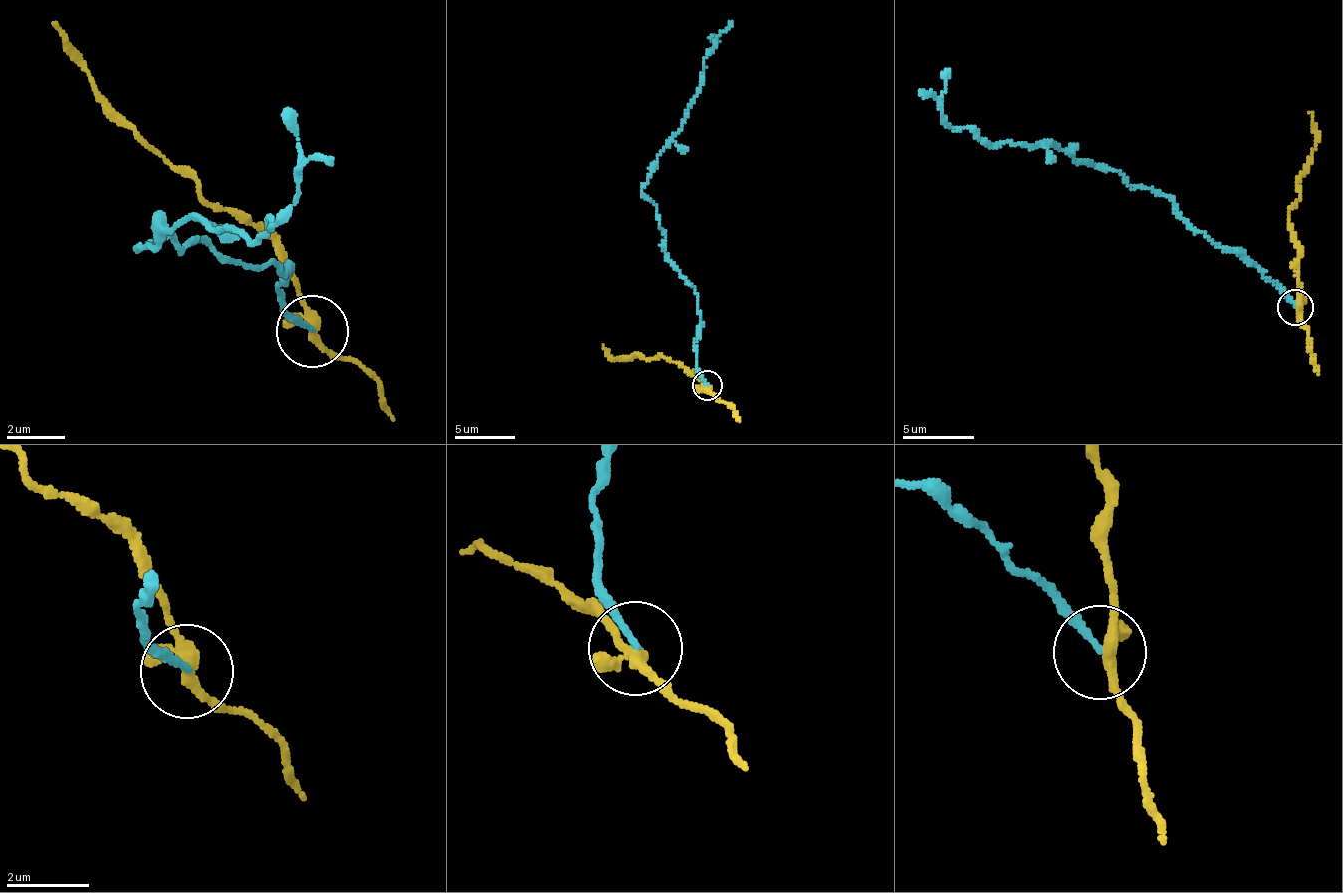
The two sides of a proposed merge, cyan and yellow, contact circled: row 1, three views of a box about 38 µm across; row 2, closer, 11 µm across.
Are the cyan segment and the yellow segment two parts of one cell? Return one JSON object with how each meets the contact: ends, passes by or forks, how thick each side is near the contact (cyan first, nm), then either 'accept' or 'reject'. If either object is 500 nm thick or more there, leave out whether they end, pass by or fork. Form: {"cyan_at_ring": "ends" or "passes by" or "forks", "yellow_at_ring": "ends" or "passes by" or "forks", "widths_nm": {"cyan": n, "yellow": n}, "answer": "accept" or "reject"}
{"cyan_at_ring": "ends", "yellow_at_ring": "forks", "widths_nm": {"cyan": 160, "yellow": 240}, "answer": "reject"}

